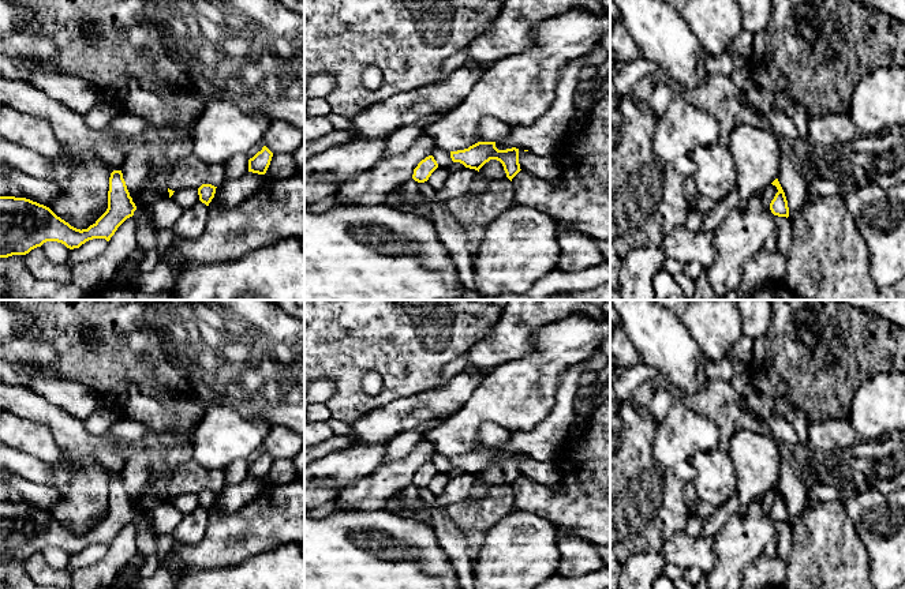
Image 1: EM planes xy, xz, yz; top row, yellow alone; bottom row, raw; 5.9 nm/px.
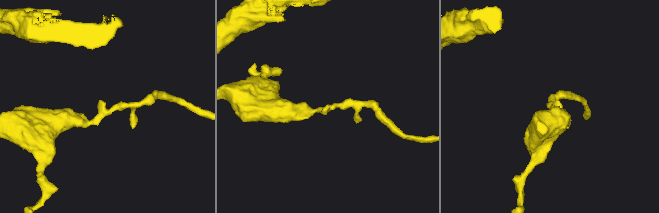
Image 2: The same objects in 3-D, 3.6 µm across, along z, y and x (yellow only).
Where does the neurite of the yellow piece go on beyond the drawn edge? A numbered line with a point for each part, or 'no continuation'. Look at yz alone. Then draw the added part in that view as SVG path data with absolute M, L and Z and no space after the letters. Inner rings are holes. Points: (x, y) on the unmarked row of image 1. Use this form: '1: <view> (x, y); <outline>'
no continuation

